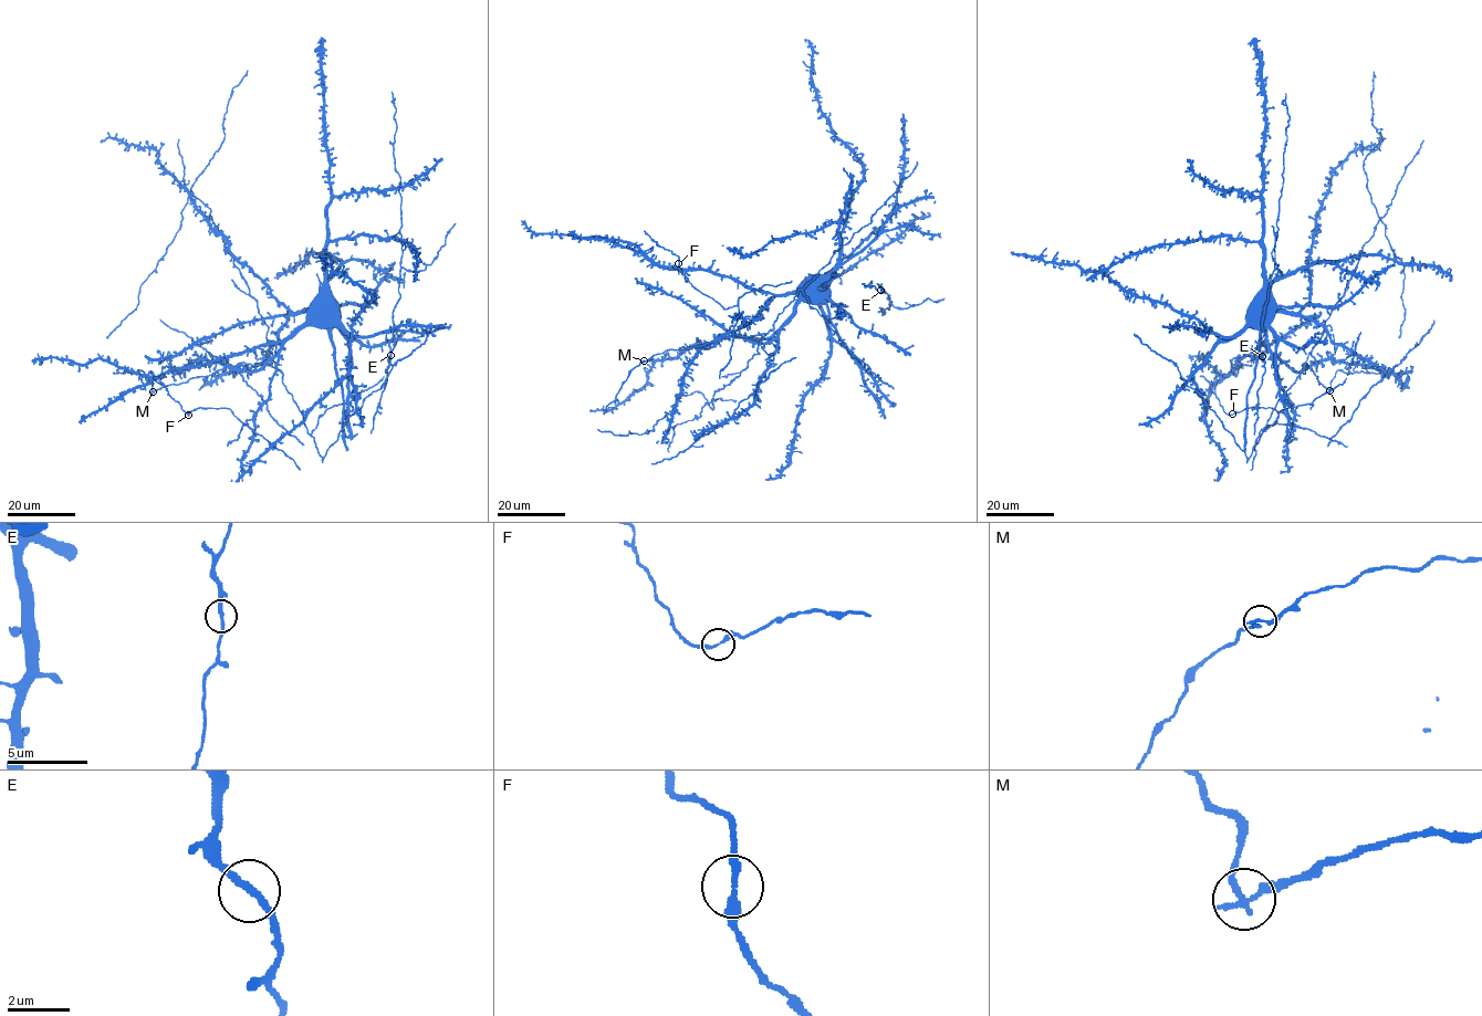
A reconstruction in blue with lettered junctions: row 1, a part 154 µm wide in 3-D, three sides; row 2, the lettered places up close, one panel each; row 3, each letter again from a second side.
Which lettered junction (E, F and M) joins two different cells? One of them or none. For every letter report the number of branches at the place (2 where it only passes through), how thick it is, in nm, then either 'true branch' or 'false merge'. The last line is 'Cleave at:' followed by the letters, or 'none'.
E: 2 | 200 nm | true branch
F: 2 | 240 nm | true branch
M: 2 | 220 nm | false merge
Cleave at: M

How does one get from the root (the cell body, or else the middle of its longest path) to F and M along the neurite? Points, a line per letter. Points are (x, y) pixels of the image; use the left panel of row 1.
F: (324, 312), (284, 344), (269, 398), (246, 421), (246, 425), (225, 408), (196, 408), (188, 415)
M: (324, 312), (302, 326), (257, 370), (222, 367), (211, 374), (153, 391)

